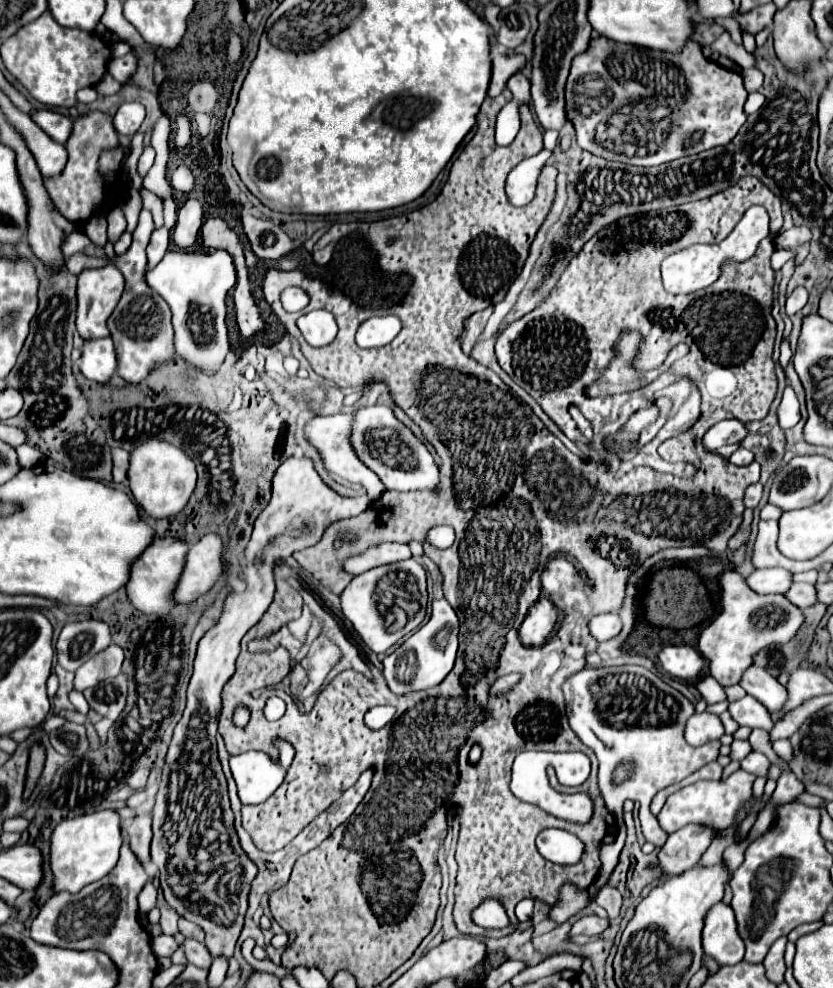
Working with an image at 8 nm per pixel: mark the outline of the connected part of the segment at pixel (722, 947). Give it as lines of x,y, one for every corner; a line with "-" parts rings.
723,900
717,902
717,906
711,906
709,914
705,914
703,950
721,966
739,964
745,956
745,946
737,934
733,908

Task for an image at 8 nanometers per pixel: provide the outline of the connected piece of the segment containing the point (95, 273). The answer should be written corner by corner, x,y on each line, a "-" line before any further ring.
107,264
105,268
93,268
93,270
83,270
79,274
79,284
77,284
77,330
81,334
83,340
89,338
107,338
109,336
109,328
107,328
107,320
109,314
115,310
123,288
125,288
125,278
123,274
117,270
115,264

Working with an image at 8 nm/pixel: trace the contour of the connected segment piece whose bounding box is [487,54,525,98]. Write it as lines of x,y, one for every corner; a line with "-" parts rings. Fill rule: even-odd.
515,54
515,56
493,56
491,60
491,82
489,82
489,90
487,96
495,98
501,94
501,90
505,88
507,80
511,74
519,72
525,64
525,58

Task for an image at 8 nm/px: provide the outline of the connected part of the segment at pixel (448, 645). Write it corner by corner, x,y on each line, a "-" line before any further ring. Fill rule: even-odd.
441,598
431,604
431,618
413,636
409,636
395,652
383,660
383,676
393,694
409,694
437,686
453,668
457,656
459,618
451,604

